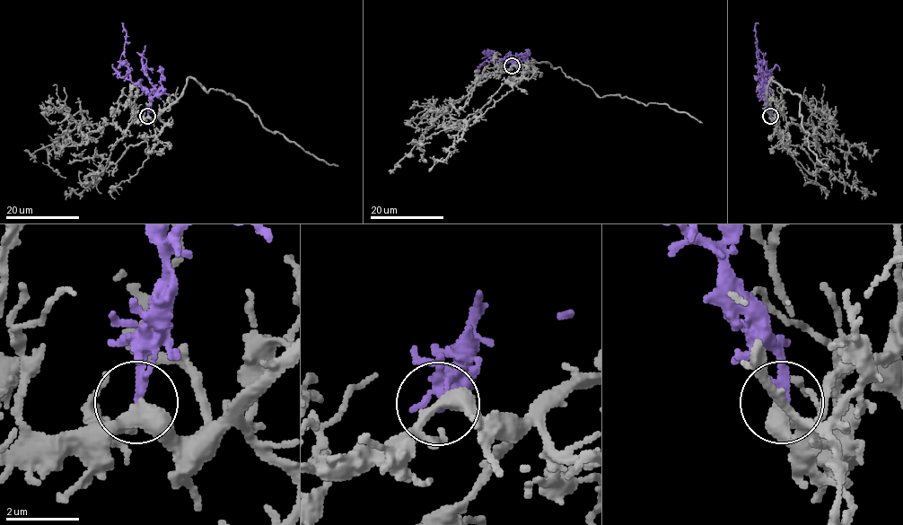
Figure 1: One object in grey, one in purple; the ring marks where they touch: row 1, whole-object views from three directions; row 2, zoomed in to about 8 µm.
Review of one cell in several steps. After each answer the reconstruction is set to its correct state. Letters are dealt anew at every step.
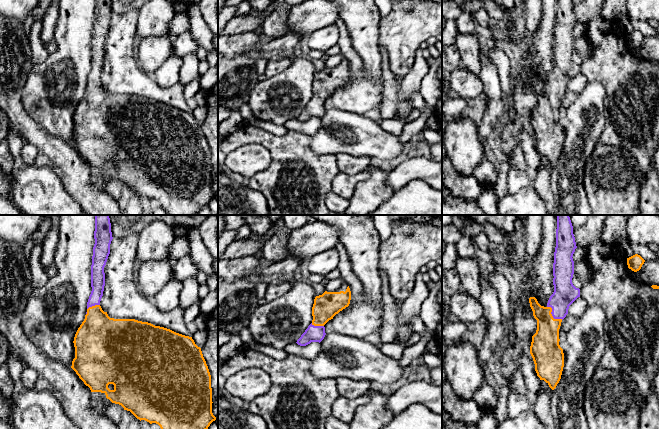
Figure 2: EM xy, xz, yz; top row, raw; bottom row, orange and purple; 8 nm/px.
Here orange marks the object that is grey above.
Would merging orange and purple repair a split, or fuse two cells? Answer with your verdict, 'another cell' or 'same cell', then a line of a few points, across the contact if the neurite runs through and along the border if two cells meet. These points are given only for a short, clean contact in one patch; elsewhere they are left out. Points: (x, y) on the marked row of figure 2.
same cell

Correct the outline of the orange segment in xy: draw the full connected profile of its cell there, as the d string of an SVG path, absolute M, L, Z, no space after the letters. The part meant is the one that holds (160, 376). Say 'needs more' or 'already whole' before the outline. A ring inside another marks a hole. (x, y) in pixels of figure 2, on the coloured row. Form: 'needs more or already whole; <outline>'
needs more; M109 215L95 216L95 244L91 265L92 291L87 302L85 319L74 337L75 358L71 368L88 386L91 392L101 392L112 403L121 405L137 419L150 424L156 423L161 429L208 429L216 420L212 413L211 375L201 348L192 337L176 333L170 329L155 326L135 319L110 318L100 306L105 286L104 267L110 254L113 239Z

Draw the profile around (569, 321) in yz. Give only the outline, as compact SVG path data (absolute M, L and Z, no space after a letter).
M567 314L561 322L562 330L567 333L577 322L578 317Z

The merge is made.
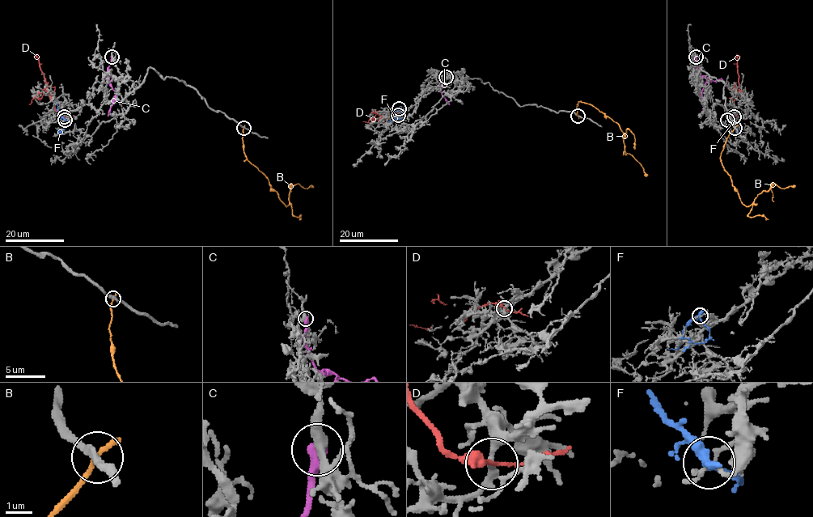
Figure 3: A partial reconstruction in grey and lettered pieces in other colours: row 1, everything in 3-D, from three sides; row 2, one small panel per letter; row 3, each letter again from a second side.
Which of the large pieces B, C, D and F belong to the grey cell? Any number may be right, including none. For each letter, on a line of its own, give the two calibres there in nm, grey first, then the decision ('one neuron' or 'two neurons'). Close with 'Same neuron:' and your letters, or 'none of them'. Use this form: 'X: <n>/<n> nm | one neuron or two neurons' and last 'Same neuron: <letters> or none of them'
B: 260/200 nm | two neurons
C: 320/500 nm | two neurons
D: 240/240 nm | two neurons
F: 130/340 nm | two neurons
Same neuron: none of them

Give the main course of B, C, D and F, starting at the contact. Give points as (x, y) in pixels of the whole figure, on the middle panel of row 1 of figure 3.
B: (577, 116), (576, 108), (580, 101), (591, 103), (618, 125), (624, 133), (624, 151), (641, 164), (647, 176)
C: (446, 77), (440, 82), (440, 88), (449, 82), (444, 84), (442, 81)
D: (399, 115), (390, 114), (383, 120), (375, 119), (367, 120)
F: (399, 108), (391, 120), (387, 120)

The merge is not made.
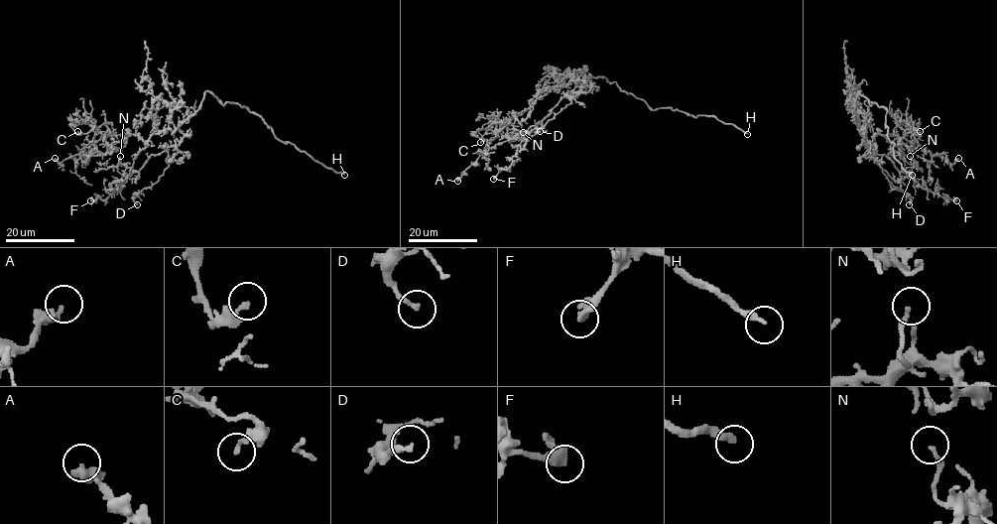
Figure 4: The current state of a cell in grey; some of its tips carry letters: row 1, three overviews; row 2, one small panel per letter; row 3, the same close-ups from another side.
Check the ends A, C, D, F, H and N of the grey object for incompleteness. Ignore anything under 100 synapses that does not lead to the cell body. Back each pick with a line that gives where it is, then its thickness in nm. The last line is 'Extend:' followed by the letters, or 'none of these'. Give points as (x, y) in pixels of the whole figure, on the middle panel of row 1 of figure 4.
H: place (747, 134); calibre 260 nm
Extend: H

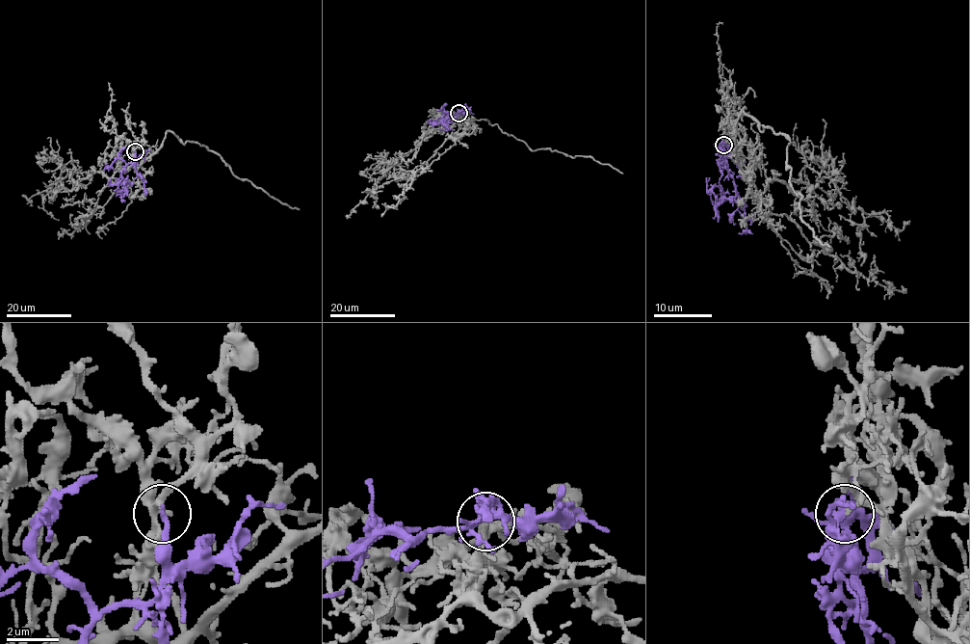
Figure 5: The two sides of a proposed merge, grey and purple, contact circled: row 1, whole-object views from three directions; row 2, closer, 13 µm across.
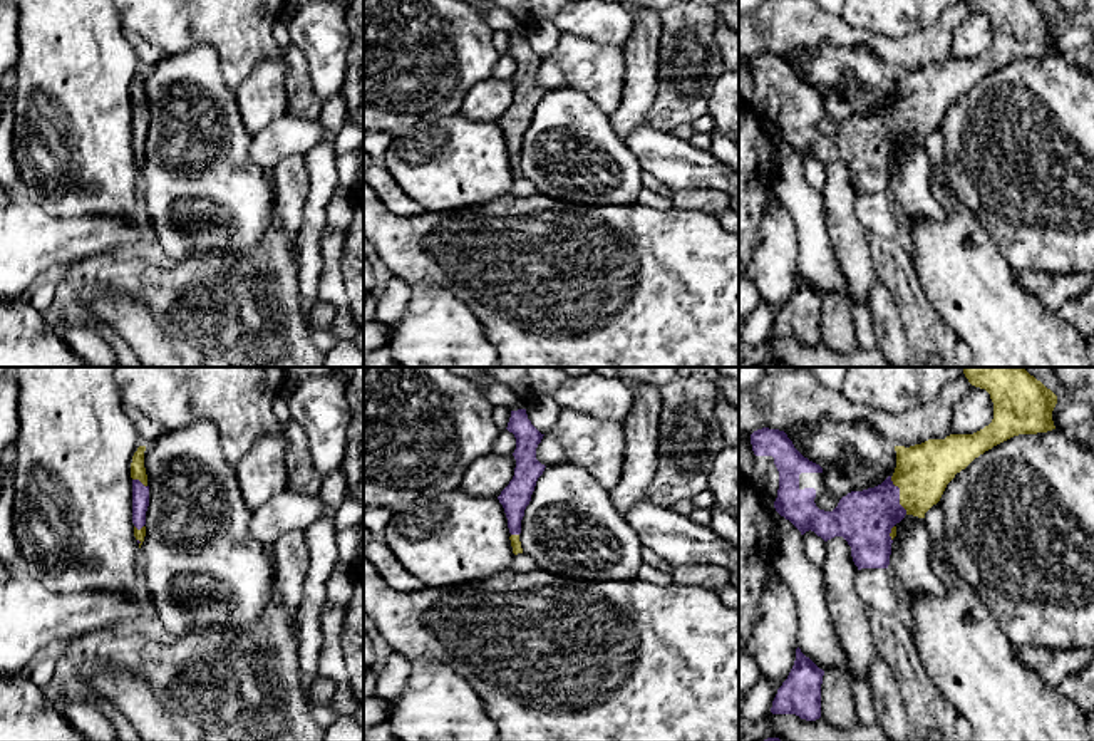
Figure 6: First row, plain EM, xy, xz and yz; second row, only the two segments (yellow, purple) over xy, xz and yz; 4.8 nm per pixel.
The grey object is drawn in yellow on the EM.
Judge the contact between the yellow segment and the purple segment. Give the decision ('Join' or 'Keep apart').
Join

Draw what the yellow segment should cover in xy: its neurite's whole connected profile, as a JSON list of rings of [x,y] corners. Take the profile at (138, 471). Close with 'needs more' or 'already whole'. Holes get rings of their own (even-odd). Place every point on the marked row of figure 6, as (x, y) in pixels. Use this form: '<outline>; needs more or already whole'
[[[139,446],[132,456],[131,478],[132,478],[132,523],[134,536],[139,540],[139,548],[146,536],[146,511],[149,506],[149,486],[147,474],[144,468],[144,451],[146,446]]]; needs more

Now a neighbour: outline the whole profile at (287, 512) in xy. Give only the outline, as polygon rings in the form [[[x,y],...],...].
[[[286,490],[255,510],[250,533],[270,548],[285,533],[307,530],[325,511],[320,493],[303,495]]]

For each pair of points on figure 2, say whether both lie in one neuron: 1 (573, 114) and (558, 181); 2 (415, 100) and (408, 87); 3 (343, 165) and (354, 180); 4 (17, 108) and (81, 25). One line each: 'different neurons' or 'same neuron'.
1: same neuron
2: different neurons
3: different neurons
4: different neurons

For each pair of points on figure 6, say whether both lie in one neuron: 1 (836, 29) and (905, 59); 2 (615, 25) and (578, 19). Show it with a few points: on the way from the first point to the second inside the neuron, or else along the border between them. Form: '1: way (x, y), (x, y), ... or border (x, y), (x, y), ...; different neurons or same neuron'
1: way (853, 37), (865, 37), (888, 51); same neuron
2: way (607, 24), (587, 19); same neuron

